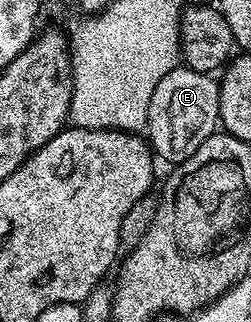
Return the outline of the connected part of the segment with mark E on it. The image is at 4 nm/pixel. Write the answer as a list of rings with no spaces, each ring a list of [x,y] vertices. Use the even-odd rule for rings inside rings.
[[[187,66],[174,67],[156,84],[156,92],[152,92],[152,100],[148,104],[145,133],[150,134],[149,145],[159,159],[167,158],[170,164],[177,164],[216,133],[220,126],[219,85],[215,77]]]

